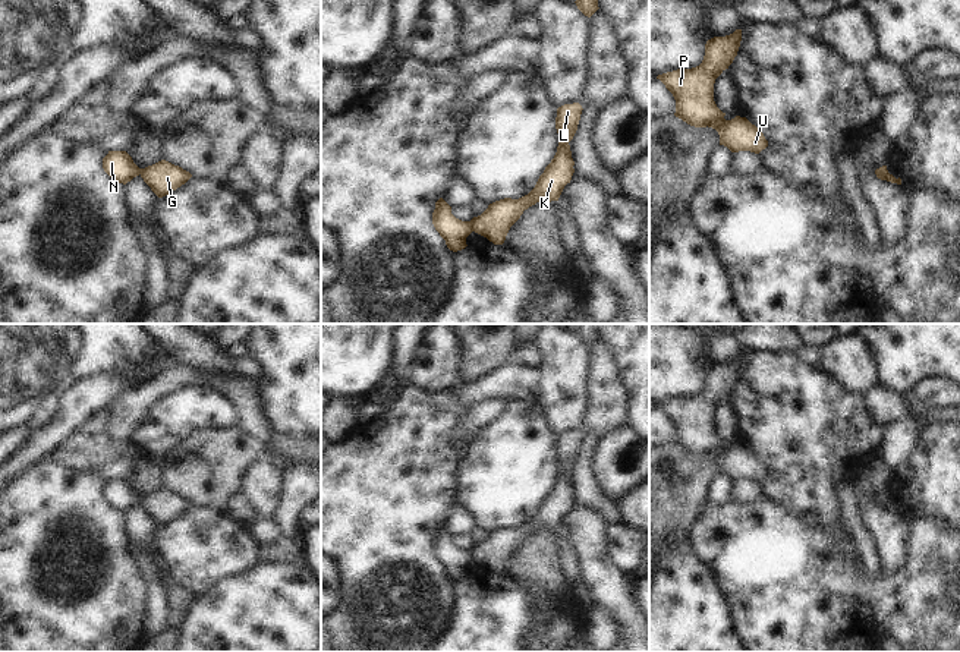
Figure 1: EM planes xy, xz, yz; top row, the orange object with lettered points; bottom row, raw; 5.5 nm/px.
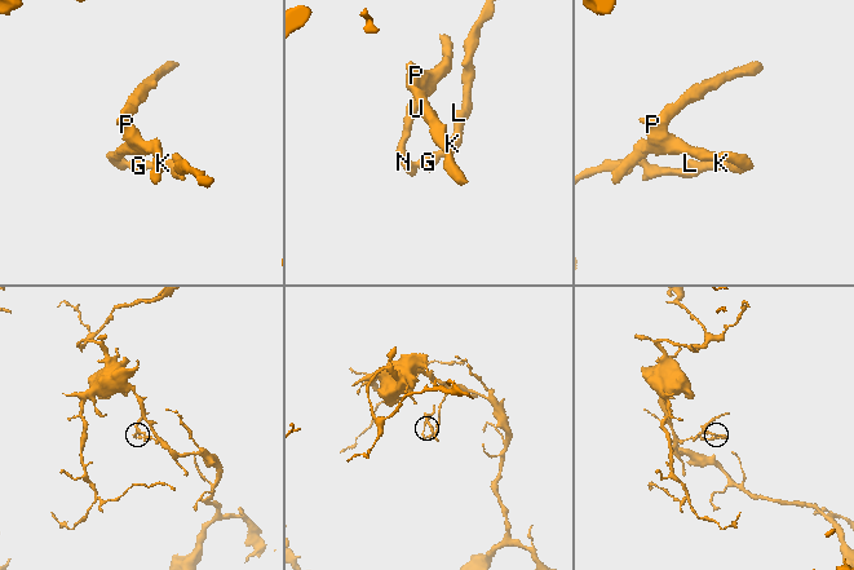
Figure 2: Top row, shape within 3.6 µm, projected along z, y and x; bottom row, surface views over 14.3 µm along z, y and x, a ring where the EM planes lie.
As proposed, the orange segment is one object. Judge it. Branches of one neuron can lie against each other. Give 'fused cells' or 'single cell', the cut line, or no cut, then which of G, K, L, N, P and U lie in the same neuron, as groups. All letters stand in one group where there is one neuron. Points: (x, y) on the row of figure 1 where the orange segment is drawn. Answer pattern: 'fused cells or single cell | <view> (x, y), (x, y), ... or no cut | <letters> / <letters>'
fused cells | xz (468, 221), (472, 230) | G K L / N P U

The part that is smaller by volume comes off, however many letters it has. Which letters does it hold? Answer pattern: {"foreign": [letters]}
{"foreign": ["N", "P", "U"]}

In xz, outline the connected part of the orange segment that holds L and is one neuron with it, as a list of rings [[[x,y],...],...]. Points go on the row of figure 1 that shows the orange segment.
[[[579,103],[564,104],[557,108],[557,152],[539,176],[535,188],[519,199],[504,198],[490,204],[481,215],[469,221],[472,231],[487,237],[494,245],[503,245],[510,227],[525,210],[536,202],[558,201],[564,186],[570,183],[575,173],[569,142],[577,130],[582,110]]]

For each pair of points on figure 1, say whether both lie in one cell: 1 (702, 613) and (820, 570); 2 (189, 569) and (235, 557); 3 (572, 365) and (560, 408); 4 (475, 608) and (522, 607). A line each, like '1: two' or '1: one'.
1: two
2: one
3: one
4: one

